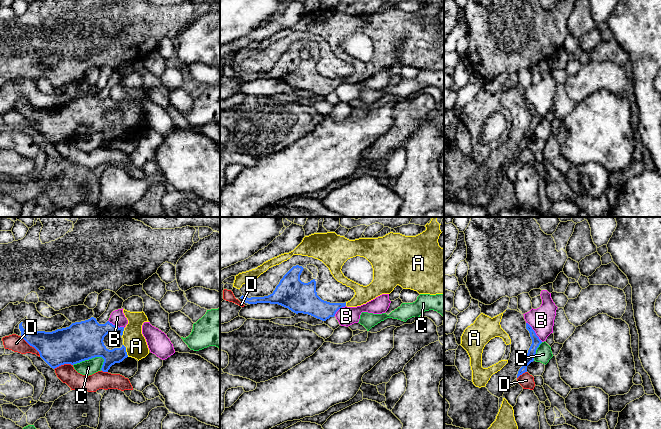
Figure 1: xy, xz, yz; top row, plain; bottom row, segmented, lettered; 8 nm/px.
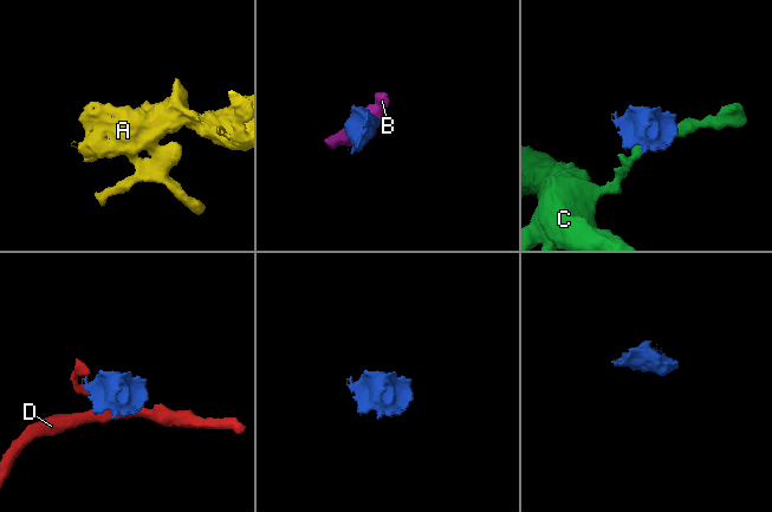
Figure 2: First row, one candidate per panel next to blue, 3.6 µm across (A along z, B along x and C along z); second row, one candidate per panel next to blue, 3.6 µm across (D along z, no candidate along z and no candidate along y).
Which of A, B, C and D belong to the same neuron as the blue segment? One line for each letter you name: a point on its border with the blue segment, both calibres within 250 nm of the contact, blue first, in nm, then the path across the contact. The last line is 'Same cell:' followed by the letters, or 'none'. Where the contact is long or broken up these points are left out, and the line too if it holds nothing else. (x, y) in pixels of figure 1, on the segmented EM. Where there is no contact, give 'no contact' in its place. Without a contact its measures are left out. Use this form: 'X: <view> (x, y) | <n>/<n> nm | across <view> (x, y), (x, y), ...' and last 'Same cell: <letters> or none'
A: xy (125, 350) | 160/180 nm
Same cell: A

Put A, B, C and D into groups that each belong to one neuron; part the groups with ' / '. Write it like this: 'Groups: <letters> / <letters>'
Groups: A / B / C / D

